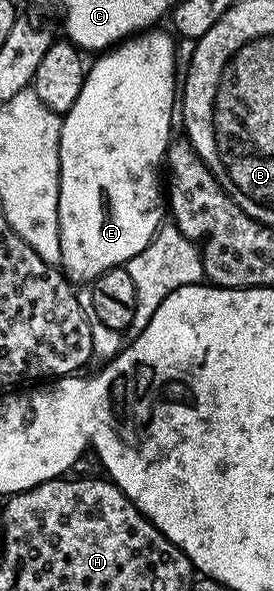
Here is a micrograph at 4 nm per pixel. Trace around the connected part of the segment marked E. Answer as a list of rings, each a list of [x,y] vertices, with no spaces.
[[[153,27],[143,33],[135,34],[117,44],[115,47],[101,52],[96,62],[91,62],[86,79],[82,83],[82,95],[78,95],[74,107],[63,114],[60,123],[60,190],[58,191],[58,227],[62,243],[62,259],[60,265],[69,282],[95,281],[102,271],[110,271],[127,266],[128,260],[138,251],[142,251],[152,241],[152,236],[162,224],[160,212],[165,212],[166,205],[162,200],[162,166],[172,134],[172,108],[178,105],[178,77],[176,81],[176,57],[178,58],[178,41],[171,32],[163,33],[160,27]]]

